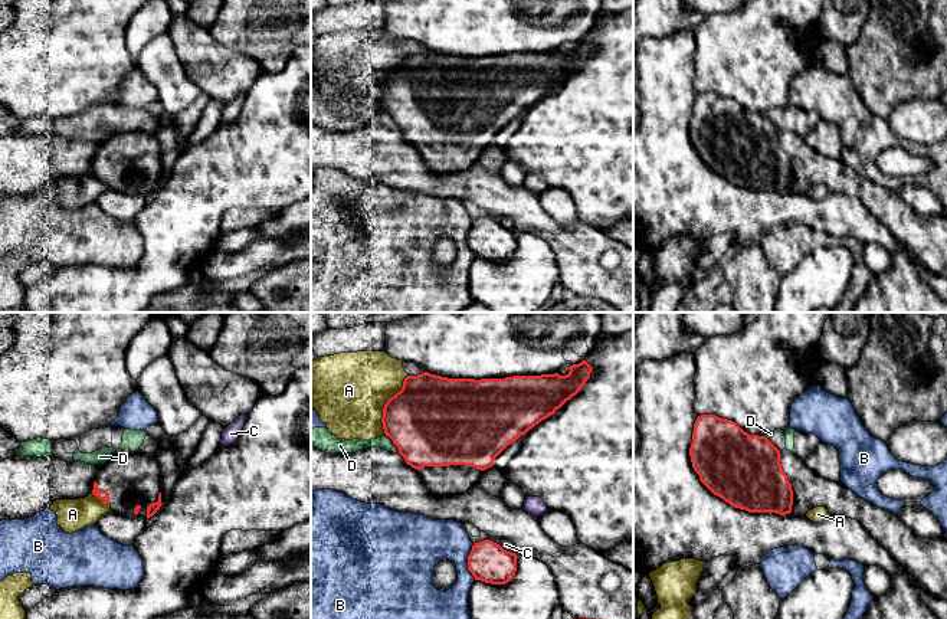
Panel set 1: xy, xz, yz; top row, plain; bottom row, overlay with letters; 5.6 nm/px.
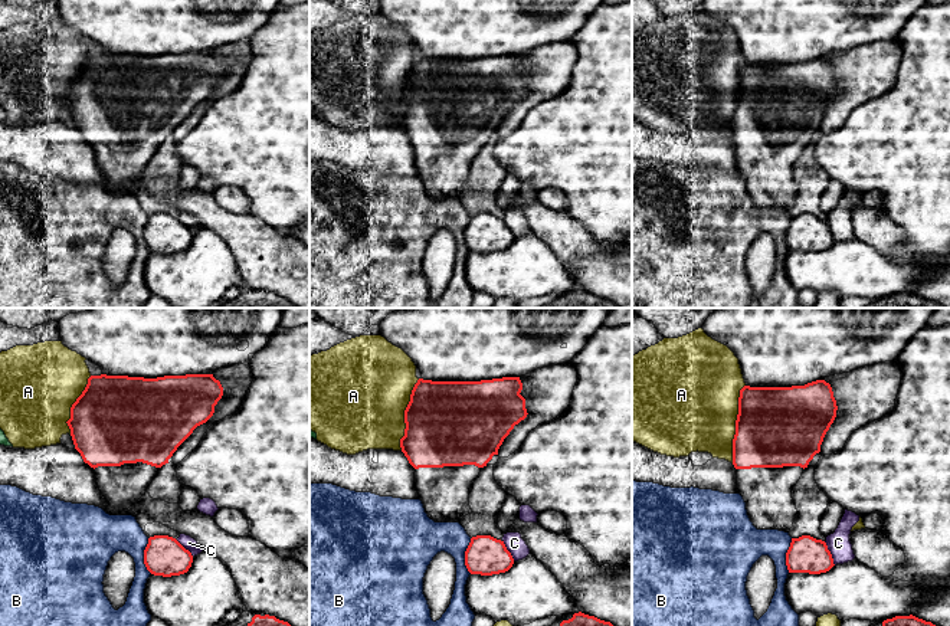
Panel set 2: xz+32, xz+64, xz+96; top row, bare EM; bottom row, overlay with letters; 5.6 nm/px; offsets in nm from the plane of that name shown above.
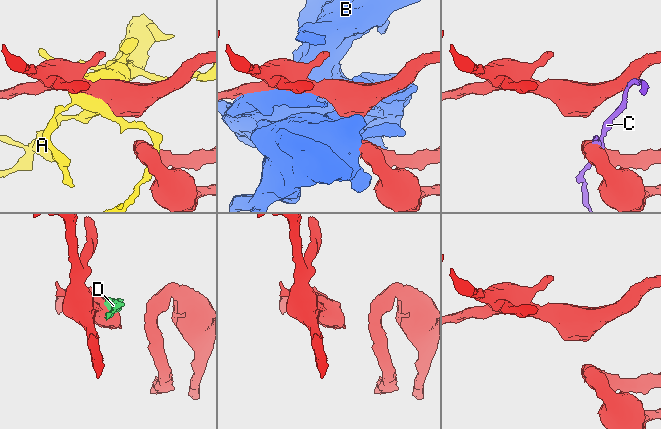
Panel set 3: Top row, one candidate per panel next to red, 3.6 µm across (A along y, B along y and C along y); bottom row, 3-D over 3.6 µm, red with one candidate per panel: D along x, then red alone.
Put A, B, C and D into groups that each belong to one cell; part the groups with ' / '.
A / B D / C

